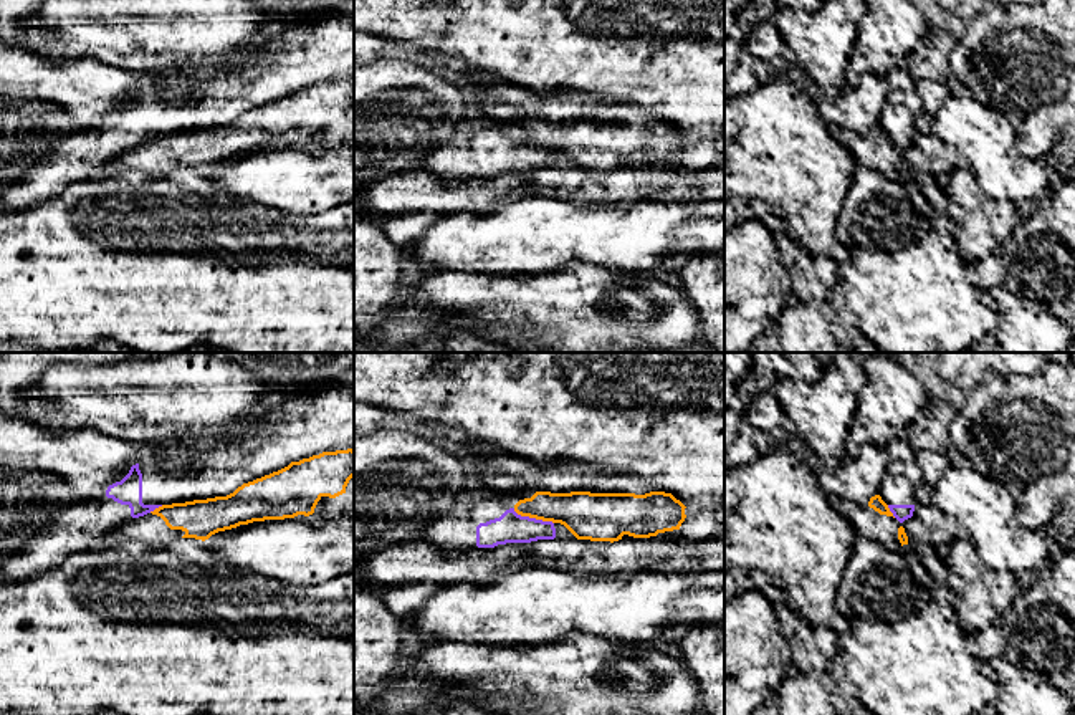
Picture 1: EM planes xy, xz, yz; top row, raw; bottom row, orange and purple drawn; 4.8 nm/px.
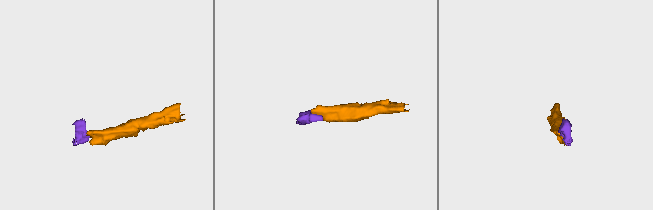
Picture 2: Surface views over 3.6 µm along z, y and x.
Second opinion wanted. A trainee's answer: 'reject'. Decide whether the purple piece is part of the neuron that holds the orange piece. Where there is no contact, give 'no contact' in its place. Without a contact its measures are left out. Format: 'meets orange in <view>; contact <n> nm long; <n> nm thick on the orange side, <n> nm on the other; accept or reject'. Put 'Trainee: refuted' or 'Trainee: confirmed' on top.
Trainee: confirmed
meets orange in xz; contact 220 nm long; 220 nm thick on the orange side, 150 nm on the other; reject

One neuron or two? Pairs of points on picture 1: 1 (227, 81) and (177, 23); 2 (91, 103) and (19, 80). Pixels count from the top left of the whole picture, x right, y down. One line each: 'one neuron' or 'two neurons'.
1: two neurons
2: one neuron

